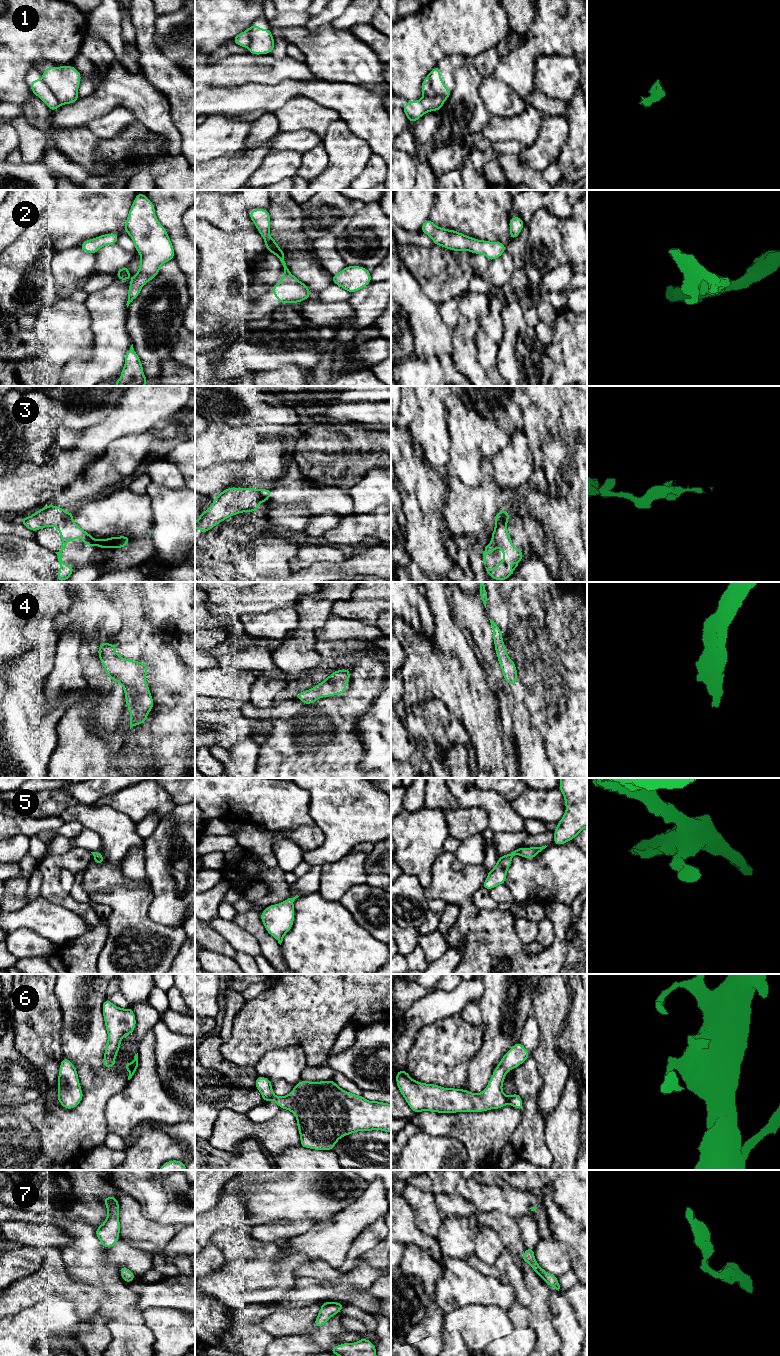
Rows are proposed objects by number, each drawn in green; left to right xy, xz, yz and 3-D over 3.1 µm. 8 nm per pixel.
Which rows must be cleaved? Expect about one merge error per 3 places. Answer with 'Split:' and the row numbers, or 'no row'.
Split: 1

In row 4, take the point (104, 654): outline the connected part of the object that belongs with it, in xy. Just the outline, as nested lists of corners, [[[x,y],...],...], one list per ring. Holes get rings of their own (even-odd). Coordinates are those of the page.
[[[101,642],[98,656],[105,668],[105,673],[123,687],[126,705],[130,711],[130,729],[148,720],[147,714],[154,707],[146,674],[148,665],[145,662],[125,659],[115,652],[118,645]]]

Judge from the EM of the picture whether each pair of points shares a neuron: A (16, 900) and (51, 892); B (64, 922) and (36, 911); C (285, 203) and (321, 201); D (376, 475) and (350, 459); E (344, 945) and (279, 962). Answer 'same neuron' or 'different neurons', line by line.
A: different neurons
B: same neuron
C: different neurons
D: different neurons
E: different neurons

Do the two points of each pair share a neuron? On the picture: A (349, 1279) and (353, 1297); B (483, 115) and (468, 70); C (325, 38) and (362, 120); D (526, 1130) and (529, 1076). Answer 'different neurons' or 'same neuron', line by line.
A: different neurons
B: same neuron
C: different neurons
D: same neuron

